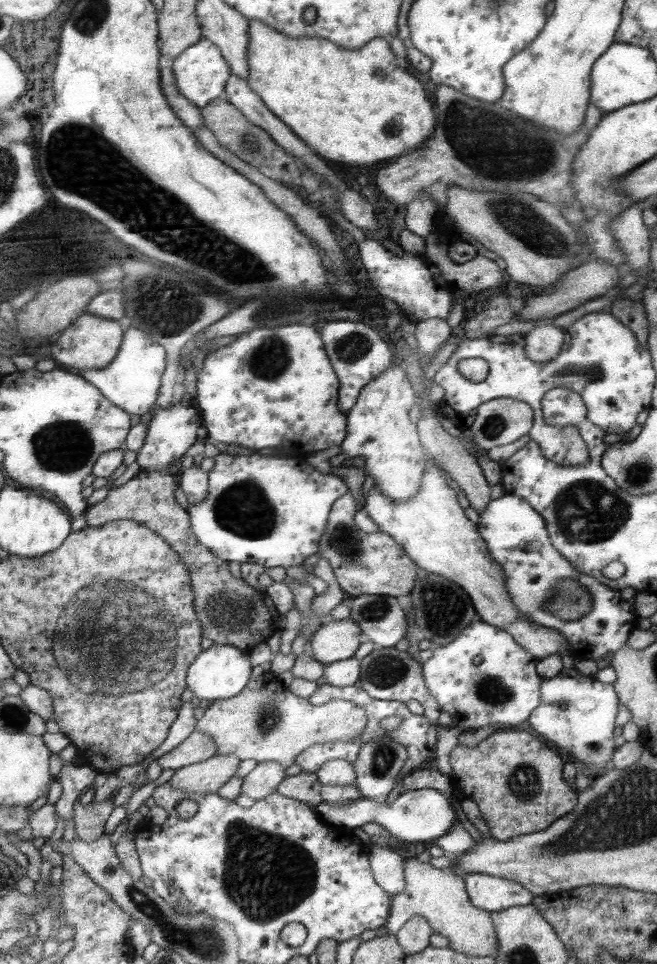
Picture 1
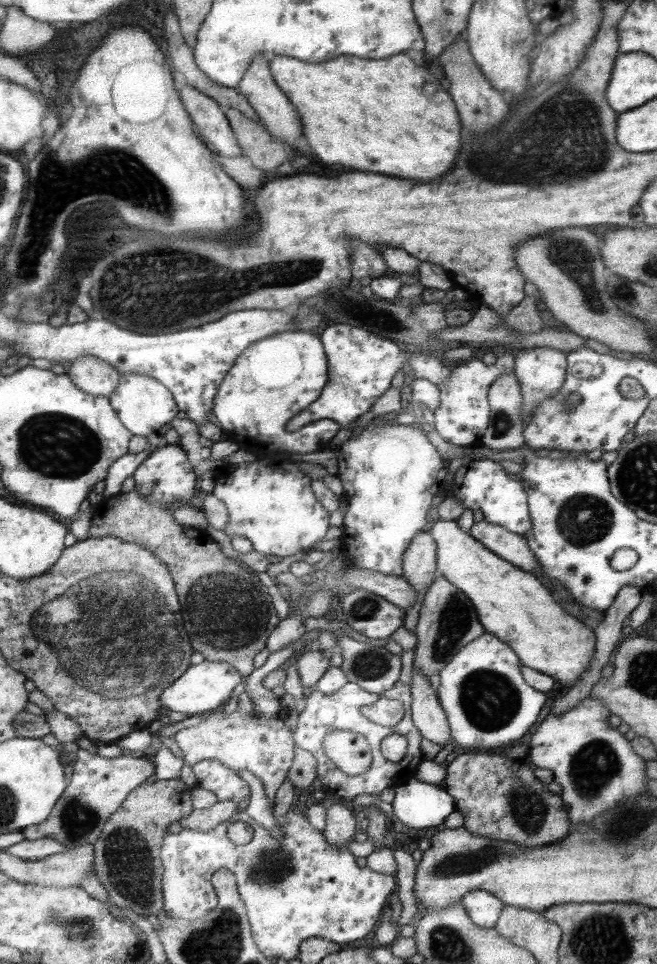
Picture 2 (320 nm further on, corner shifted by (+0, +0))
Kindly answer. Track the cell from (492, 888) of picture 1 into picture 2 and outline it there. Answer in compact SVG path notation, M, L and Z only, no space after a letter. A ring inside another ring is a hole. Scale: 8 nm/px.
M473 890L461 898L460 904L464 907L471 921L477 927L493 929L497 917L500 917L504 904L495 895L483 890Z

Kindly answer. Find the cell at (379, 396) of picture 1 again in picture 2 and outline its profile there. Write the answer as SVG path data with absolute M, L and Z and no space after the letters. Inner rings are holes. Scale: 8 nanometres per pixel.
M387 417L375 418L363 426L335 450L337 458L336 477L342 484L342 498L348 502L347 511L343 514L340 556L347 560L345 570L370 570L379 574L402 576L404 572L403 556L413 537L419 533L430 509L430 502L435 492L443 486L447 466L423 436L423 432L411 426L383 424L389 422Z

